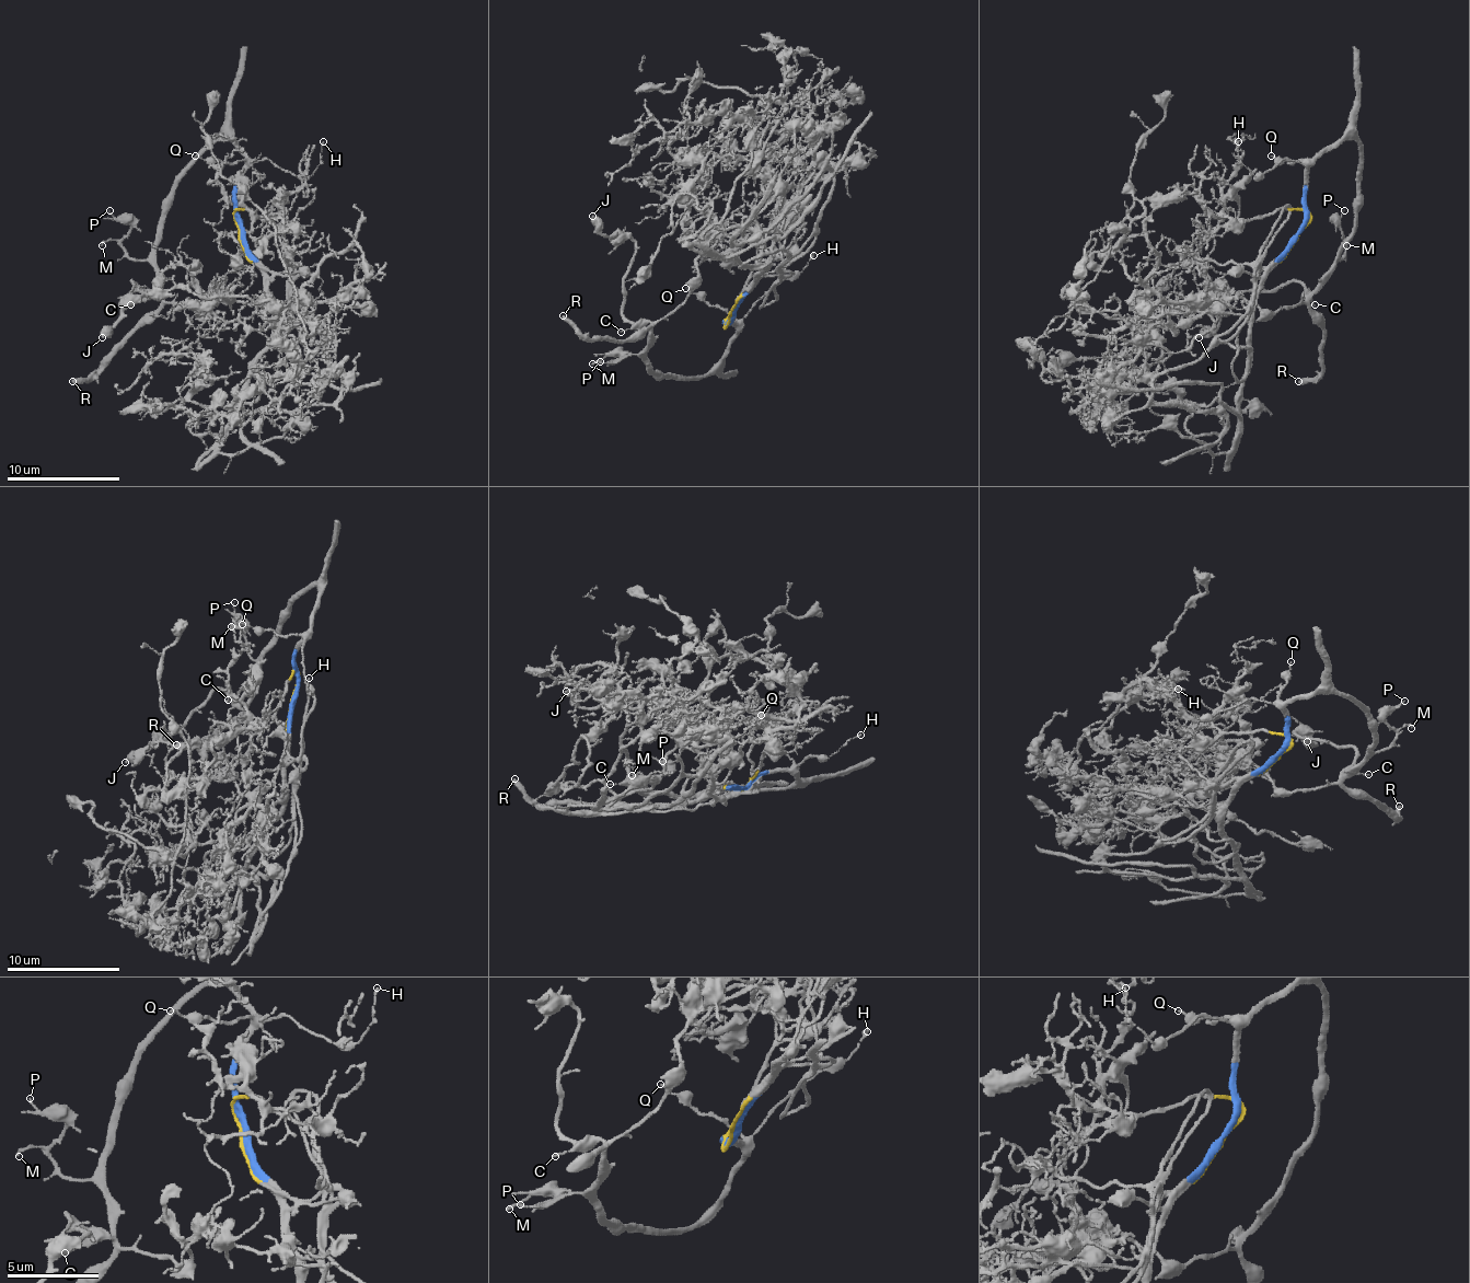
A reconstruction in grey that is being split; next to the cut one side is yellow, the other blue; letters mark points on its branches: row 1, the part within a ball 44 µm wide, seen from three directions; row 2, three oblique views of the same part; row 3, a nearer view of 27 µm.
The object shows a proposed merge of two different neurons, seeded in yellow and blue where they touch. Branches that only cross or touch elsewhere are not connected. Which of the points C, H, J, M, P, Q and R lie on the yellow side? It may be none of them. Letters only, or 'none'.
none

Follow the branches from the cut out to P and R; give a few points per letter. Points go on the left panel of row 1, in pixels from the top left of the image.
P: (240, 229), (234, 181), (245, 158), (226, 138), (175, 189), (143, 261), (127, 254), (129, 223), (110, 209)
R: (240, 229), (234, 181), (245, 158), (218, 138), (166, 212), (155, 249), (161, 305), (73, 382)

